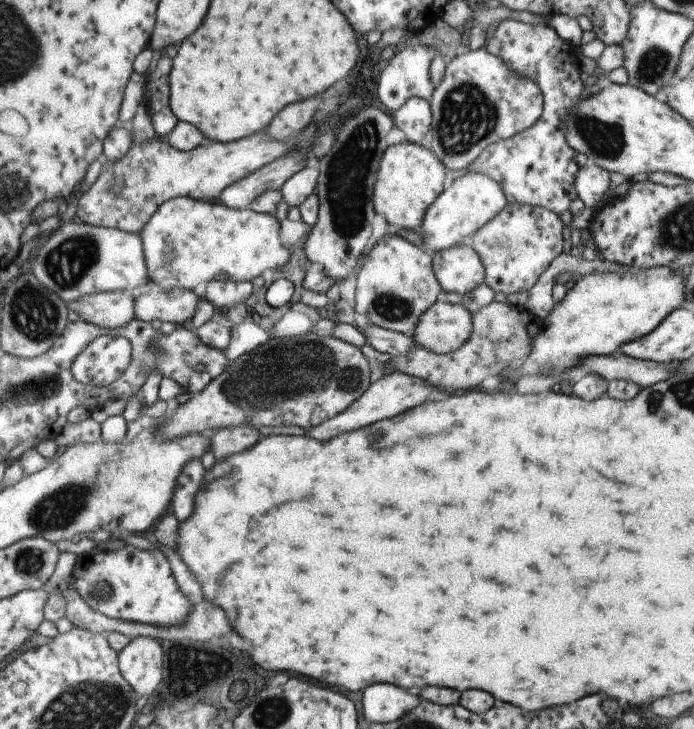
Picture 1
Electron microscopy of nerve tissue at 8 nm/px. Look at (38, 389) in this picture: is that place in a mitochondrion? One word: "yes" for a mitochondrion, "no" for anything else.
yes

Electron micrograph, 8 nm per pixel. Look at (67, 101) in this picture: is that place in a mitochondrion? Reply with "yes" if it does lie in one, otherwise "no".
no

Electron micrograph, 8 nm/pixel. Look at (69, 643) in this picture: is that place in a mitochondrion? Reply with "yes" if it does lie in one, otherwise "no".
no

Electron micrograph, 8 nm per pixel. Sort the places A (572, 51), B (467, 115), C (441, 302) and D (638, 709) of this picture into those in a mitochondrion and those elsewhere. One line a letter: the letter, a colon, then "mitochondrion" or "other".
A: other
B: mitochondrion
C: other
D: other

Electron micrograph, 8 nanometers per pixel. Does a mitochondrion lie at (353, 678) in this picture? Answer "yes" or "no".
no

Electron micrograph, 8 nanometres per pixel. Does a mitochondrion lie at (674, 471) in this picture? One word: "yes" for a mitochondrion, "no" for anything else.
no

